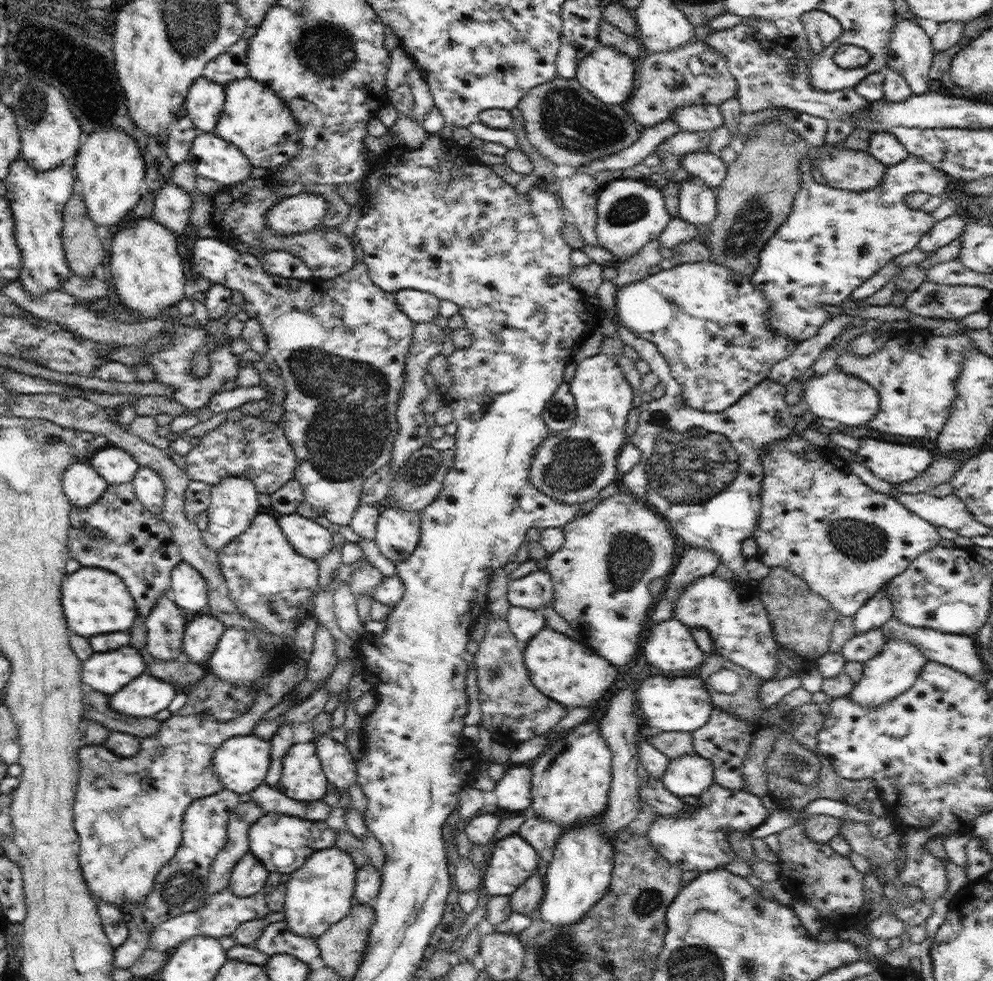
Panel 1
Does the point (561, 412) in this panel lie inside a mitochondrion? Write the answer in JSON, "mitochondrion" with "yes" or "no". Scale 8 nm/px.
{"mitochondrion":"yes"}

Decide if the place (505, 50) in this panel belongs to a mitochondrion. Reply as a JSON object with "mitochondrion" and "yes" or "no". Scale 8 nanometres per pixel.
{"mitochondrion":"no"}

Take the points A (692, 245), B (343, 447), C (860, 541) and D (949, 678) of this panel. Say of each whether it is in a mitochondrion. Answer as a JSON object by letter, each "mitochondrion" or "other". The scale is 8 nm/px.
{"A":"other","B":"mitochondrion","C":"mitochondrion","D":"other"}

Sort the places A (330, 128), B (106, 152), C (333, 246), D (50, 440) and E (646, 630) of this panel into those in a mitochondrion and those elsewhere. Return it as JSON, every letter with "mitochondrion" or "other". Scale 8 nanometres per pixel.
{"A":"other","B":"other","C":"mitochondrion","D":"mitochondrion","E":"other"}

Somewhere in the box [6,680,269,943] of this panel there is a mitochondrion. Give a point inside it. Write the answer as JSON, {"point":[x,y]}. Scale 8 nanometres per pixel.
{"point":[178,888]}

